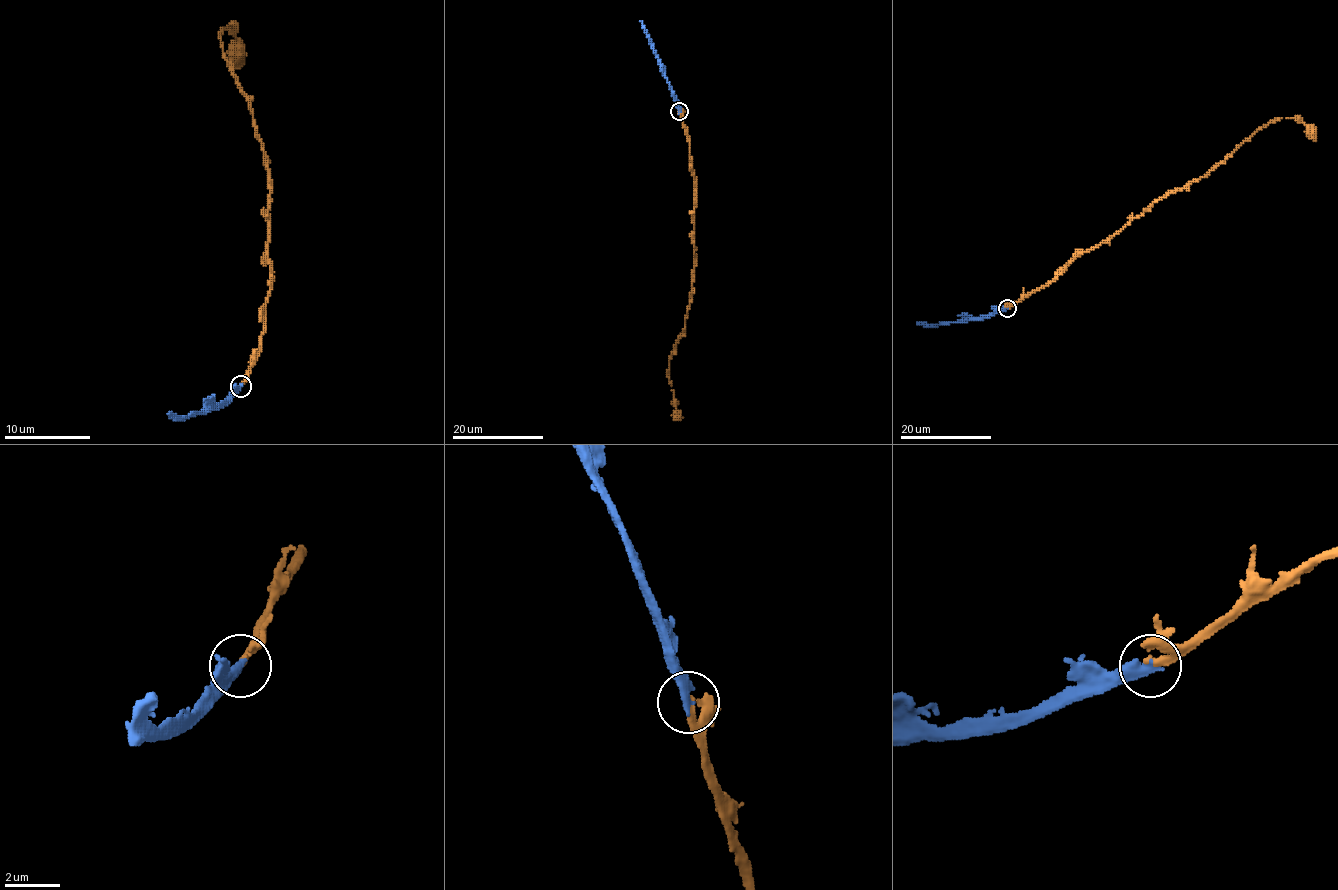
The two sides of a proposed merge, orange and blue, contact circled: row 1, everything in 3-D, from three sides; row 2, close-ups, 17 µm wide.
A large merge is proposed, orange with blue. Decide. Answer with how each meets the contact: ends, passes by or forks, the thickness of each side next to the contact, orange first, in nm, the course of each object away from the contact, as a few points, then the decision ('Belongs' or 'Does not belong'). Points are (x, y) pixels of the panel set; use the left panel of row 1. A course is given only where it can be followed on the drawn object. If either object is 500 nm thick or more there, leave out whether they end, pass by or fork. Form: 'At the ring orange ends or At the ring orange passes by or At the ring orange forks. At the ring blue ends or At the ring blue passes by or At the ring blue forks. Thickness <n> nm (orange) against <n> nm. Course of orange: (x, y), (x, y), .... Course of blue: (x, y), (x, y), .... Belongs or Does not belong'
At the ring orange ends. At the ring blue ends. Thickness 280 nm (orange) against 440 nm. Course of orange: (240, 386), (259, 353), (270, 291), (270, 171), (251, 98), (223, 53), (227, 25), (244, 51), (238, 66). Course of blue: (240, 386), (208, 411), (193, 411), (182, 418), (167, 414). Belongs

